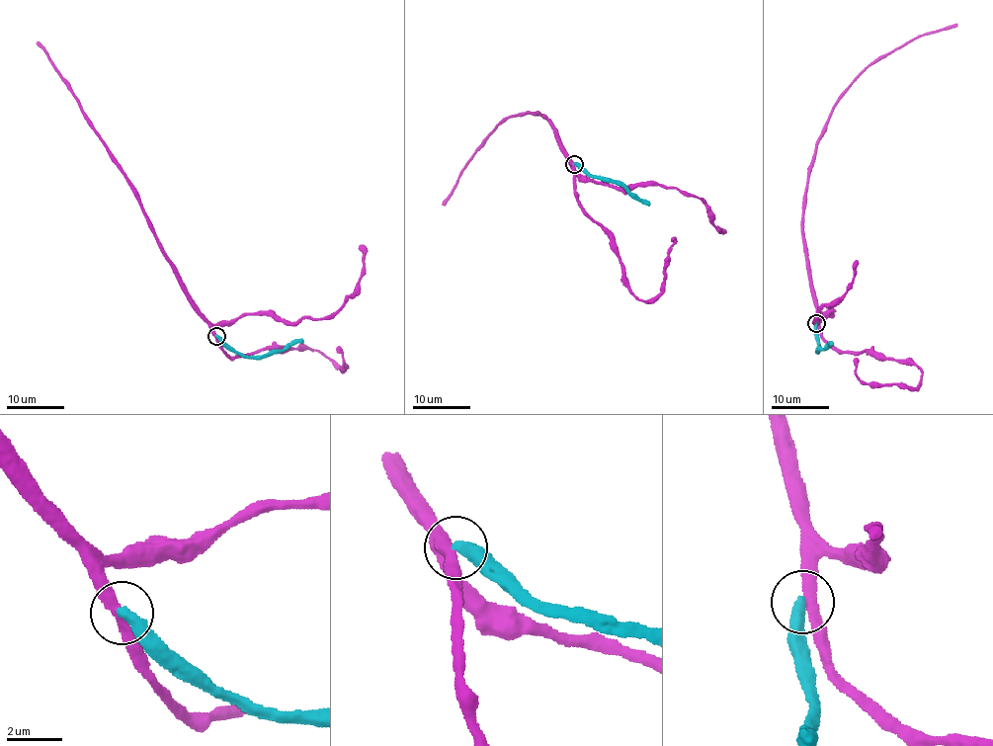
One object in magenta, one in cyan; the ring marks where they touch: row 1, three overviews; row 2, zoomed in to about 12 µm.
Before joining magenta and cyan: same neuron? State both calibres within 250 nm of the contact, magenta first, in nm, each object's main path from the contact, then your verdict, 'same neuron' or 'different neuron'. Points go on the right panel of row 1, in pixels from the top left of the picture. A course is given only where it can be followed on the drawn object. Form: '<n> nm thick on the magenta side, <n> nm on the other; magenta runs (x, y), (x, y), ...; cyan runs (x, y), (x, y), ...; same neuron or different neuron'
360 nm thick on the magenta side, 420 nm on the other; magenta runs (817, 323), (802, 217), (808, 167), (829, 113), (842, 92), (871, 64), (917, 37), (957, 25); cyan runs (817, 323), (814, 337), (818, 347), (815, 351), (832, 343); different neuron

